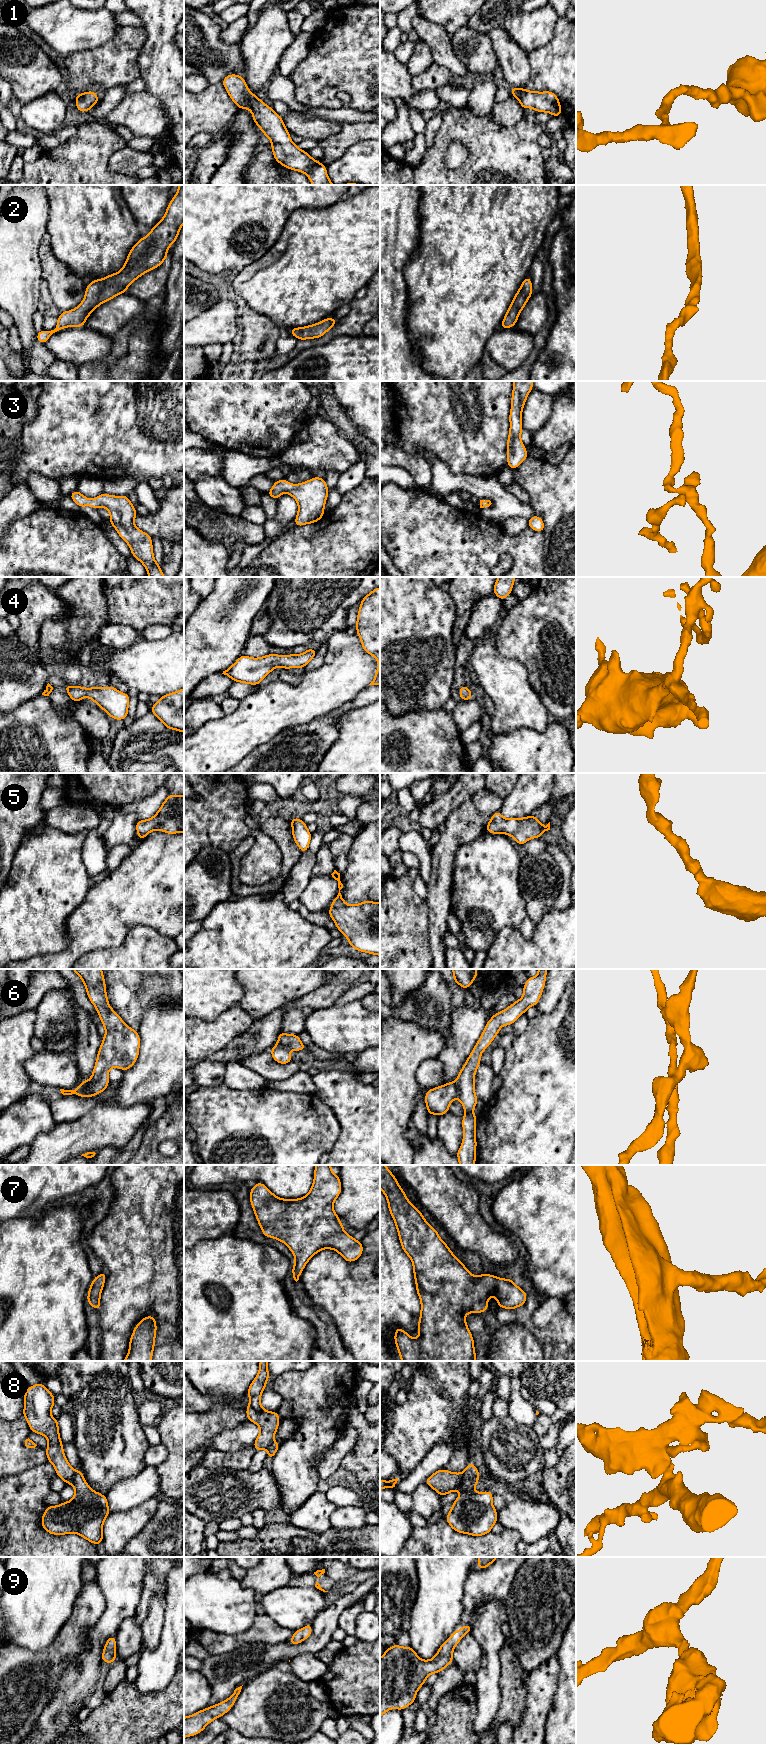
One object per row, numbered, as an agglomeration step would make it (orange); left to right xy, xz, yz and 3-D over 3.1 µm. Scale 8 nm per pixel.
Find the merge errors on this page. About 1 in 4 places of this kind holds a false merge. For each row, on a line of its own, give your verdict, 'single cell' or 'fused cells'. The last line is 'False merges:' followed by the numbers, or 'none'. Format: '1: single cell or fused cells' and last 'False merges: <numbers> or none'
1: single cell
2: single cell
3: single cell
4: single cell
5: single cell
6: fused cells
7: single cell
8: fused cells
9: single cell
False merges: 6, 8

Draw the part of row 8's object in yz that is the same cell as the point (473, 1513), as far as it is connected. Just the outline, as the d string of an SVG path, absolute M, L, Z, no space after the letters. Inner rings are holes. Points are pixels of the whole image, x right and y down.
M469 1462L463 1472L462 1483L459 1488L461 1494L453 1502L451 1511L445 1517L451 1528L458 1533L469 1534L471 1536L483 1536L490 1533L493 1525L498 1522L497 1510L492 1504L493 1492L471 1491L478 1484L479 1475L480 1472L475 1468L475 1464Z

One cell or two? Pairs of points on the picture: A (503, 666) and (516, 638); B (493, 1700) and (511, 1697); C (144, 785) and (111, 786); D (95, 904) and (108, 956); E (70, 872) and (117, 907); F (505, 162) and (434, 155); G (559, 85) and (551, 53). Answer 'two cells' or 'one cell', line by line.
A: two cells
B: two cells
C: one cell
D: two cells
E: two cells
F: one cell
G: one cell

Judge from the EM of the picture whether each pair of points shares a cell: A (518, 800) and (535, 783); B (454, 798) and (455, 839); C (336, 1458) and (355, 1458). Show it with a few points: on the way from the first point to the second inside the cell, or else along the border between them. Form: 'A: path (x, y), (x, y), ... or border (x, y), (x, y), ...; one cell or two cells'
A: path (522, 796), (531, 787); one cell
B: border (473, 796), (456, 808), (443, 823); two cells
C: border (357, 1440), (343, 1458), (340, 1466); two cells

